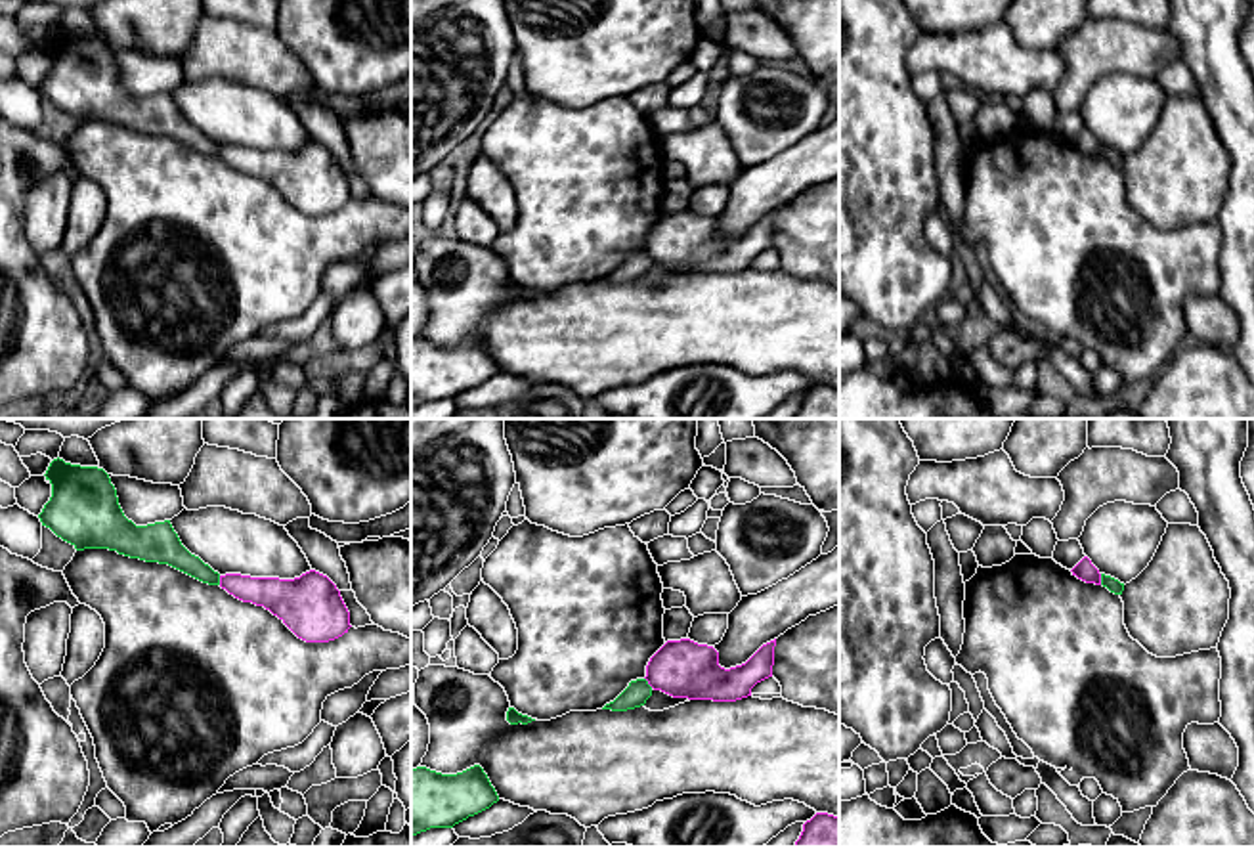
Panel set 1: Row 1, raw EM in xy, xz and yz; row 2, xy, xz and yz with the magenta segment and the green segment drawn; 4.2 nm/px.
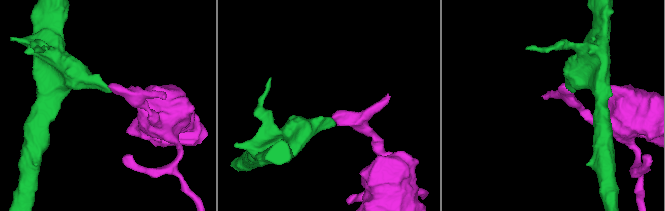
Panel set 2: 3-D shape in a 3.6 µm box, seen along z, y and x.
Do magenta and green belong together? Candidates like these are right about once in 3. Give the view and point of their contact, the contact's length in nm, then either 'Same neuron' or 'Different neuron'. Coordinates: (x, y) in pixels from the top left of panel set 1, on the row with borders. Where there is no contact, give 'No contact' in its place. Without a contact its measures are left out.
Touches magenta at yz (1100, 580). Shared border 50 nm. Different neuron

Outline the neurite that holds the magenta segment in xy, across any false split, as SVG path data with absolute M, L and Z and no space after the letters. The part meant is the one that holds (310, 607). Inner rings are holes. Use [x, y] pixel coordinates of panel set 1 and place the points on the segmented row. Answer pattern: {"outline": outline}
{"outline": "M315 570L294 579L226 574L220 587L243 602L264 606L306 642L329 642L352 627L340 591Z"}

